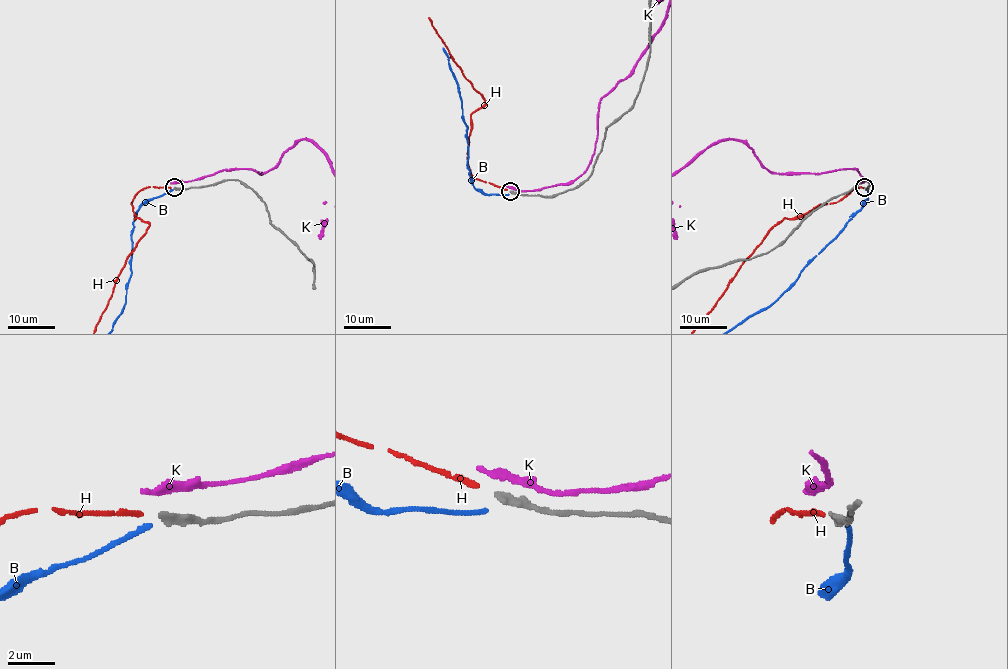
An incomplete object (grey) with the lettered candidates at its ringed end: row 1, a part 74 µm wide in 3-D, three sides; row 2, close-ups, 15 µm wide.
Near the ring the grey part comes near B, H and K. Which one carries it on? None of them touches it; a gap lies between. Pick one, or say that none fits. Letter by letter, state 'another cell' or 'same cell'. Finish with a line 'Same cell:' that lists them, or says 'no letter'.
B: another cell
H: same cell
K: another cell
Same cell: H

